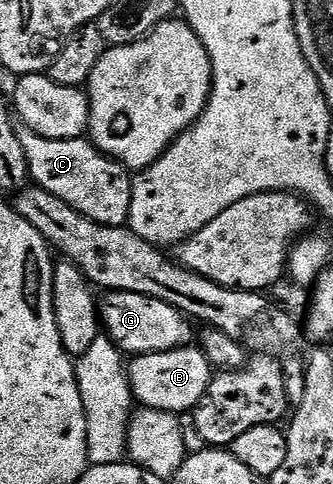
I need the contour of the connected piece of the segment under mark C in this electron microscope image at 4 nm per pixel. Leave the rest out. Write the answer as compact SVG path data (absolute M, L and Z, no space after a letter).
M24 125L17 127L20 148L24 148L24 156L28 160L28 168L33 185L52 192L52 196L60 196L64 204L76 208L88 220L99 222L105 226L126 226L130 216L132 200L132 174L115 158L110 158L103 150L95 148L94 143L85 137L69 138L68 140L52 140L32 132L32 128Z

